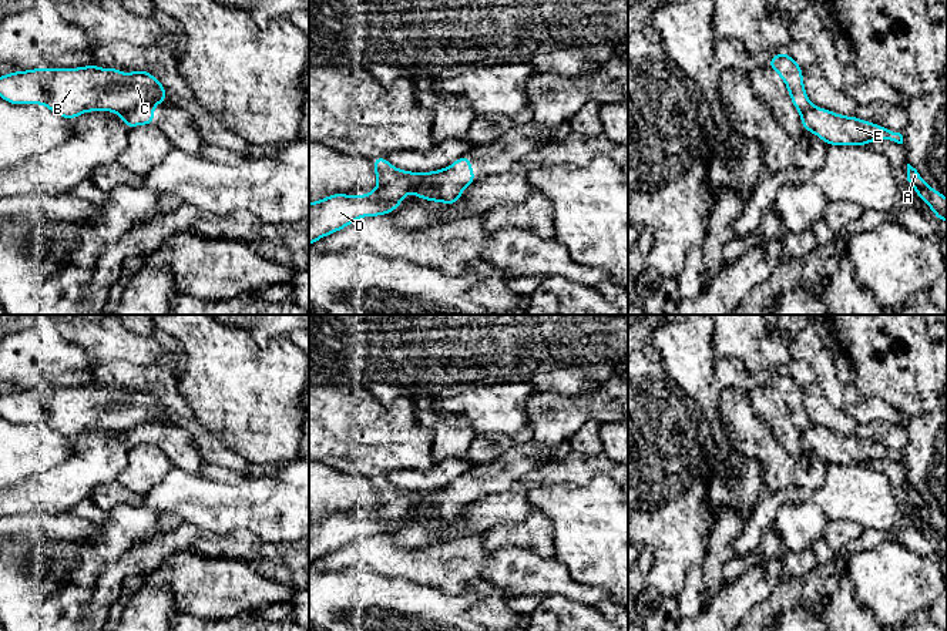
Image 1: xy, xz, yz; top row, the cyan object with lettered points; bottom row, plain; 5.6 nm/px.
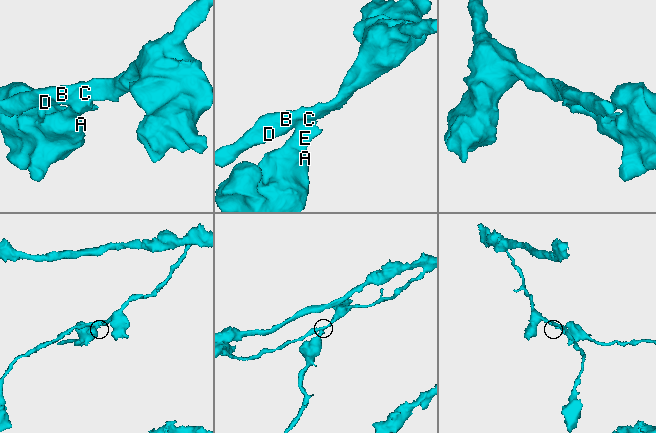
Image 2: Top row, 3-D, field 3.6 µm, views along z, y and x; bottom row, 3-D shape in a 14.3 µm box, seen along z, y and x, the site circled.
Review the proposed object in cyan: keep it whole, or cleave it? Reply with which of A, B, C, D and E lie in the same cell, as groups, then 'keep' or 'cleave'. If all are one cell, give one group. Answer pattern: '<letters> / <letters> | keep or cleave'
A E / B C D | cleave

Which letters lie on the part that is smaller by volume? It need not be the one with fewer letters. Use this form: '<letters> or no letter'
A, E

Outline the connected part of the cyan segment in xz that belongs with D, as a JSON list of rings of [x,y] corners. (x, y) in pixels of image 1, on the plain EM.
[[[379,476],[372,483],[377,499],[377,507],[372,511],[357,516],[339,511],[319,521],[309,521],[309,565],[360,536],[390,533],[410,510],[433,493],[397,489],[386,476]]]

